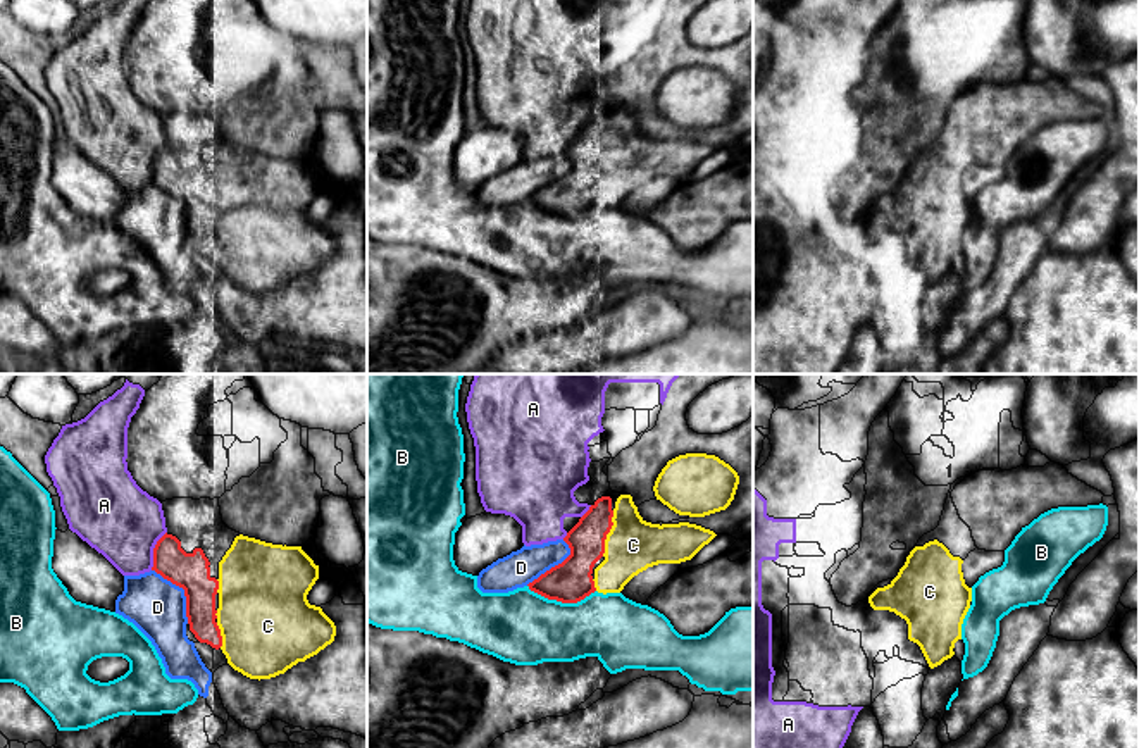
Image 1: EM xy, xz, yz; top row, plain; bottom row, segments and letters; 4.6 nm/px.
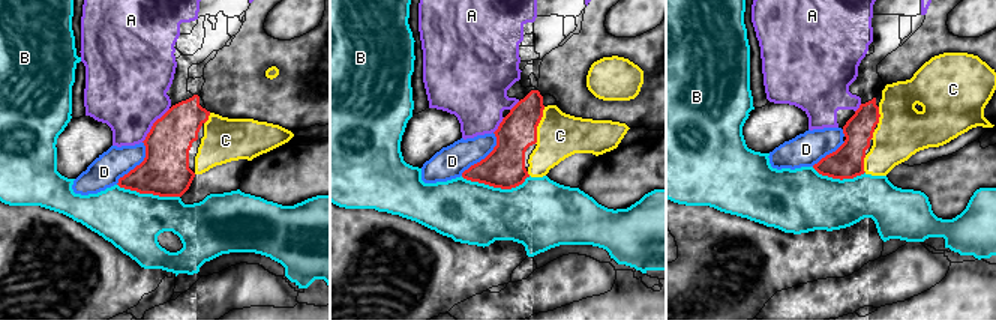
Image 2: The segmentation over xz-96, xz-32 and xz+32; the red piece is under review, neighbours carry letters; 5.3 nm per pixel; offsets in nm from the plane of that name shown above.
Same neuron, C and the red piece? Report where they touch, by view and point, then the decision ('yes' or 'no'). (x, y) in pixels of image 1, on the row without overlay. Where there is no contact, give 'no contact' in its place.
contact xz (609, 145); yes

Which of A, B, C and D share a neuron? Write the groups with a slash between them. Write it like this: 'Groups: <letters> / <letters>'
Groups: A / B / C / D

